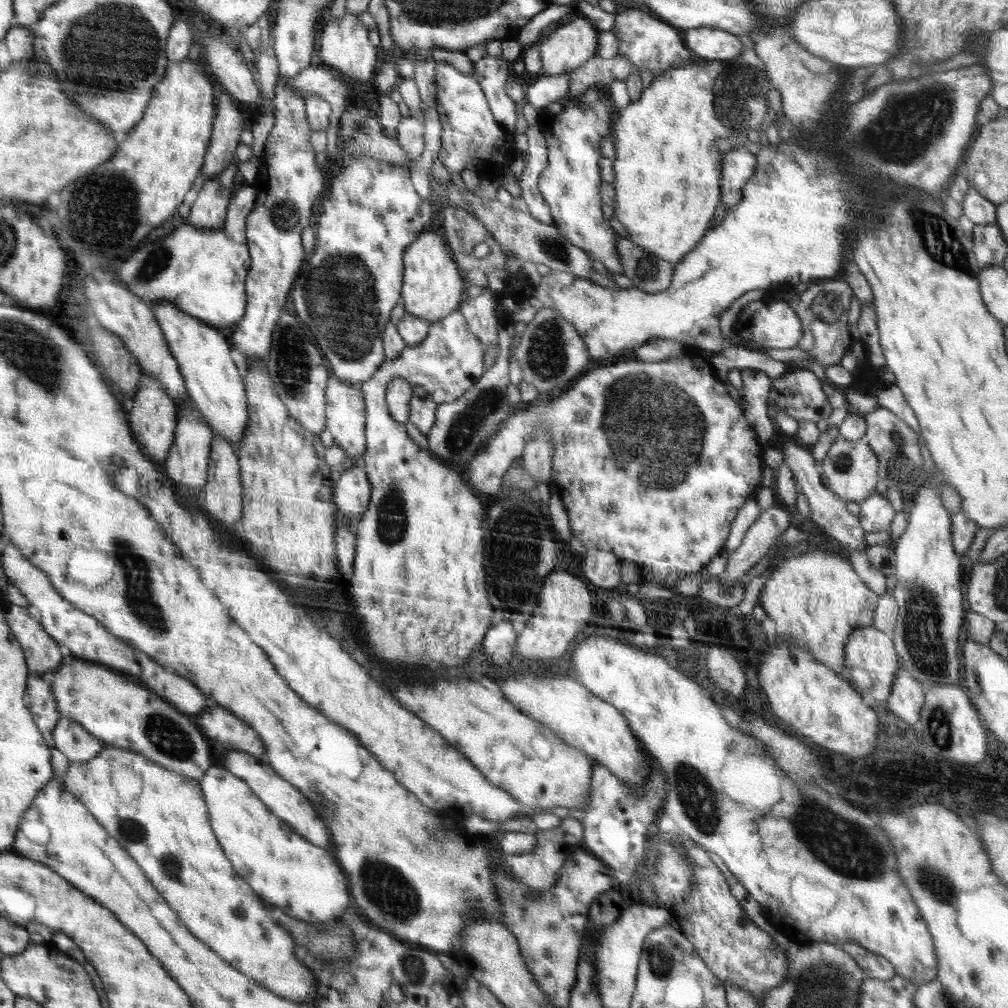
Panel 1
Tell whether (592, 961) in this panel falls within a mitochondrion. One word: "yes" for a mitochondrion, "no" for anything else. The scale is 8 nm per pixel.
no

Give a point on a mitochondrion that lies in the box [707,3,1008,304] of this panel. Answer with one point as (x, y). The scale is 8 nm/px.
(909, 123)

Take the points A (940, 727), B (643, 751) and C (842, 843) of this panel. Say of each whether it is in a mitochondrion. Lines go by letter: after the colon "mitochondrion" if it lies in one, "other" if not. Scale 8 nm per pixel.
A: mitochondrion
B: other
C: mitochondrion

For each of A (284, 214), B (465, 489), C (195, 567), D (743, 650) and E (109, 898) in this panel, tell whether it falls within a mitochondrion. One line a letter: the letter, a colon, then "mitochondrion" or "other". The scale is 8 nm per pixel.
A: mitochondrion
B: other
C: other
D: other
E: other

